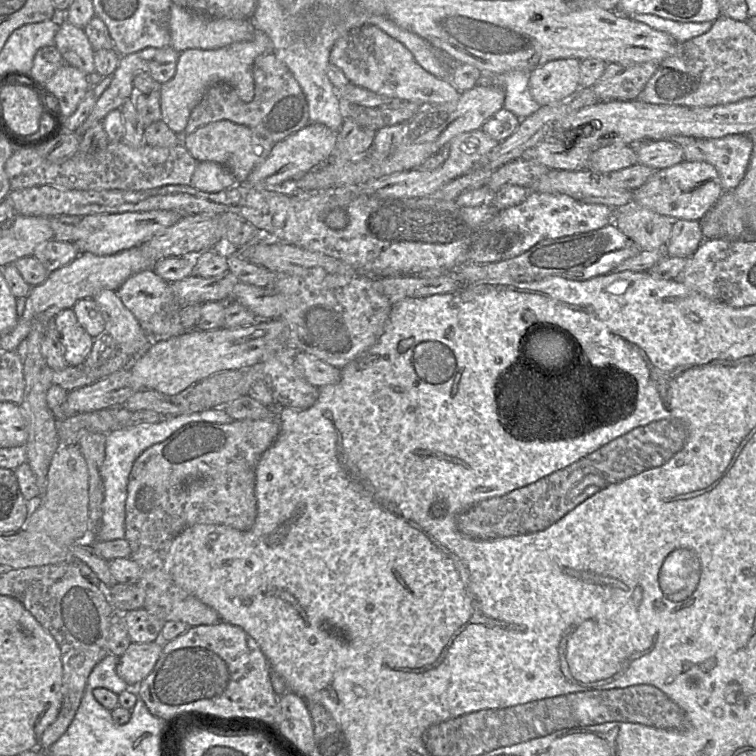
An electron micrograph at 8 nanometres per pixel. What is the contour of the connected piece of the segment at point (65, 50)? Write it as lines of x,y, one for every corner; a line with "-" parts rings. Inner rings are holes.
64,20
55,35
55,46
66,64
85,75
95,71
94,50
83,29

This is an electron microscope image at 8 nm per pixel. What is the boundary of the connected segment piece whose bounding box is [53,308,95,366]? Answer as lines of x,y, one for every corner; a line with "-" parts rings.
72,308
62,310
53,318
68,365
80,366
91,352
93,338
79,323

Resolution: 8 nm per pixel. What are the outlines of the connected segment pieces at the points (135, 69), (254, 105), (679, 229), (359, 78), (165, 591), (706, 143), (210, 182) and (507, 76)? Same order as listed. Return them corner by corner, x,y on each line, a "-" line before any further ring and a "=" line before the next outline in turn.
168,46
164,48
148,47
141,51
121,56
118,66
112,74
112,81
109,87
98,98
92,112
76,132
82,137
89,128
102,122
110,111
120,109
128,98
133,98
135,95
133,79
136,74
146,72
158,84
164,84
172,79
176,73
179,54
180,52
177,52
171,46
=
267,52
256,58
253,64
254,96
250,102
243,102
228,84
212,84
198,105
192,110
184,135
209,123
228,120
244,125
261,136
278,142
295,133
309,123
308,103
305,94
289,70
274,52
=
677,219
673,222
665,253
671,257
688,258
703,241
704,237
698,220
=
365,24
339,38
330,51
330,63
343,71
350,83
390,98
421,104
455,102
460,93
449,79
440,79
423,69
412,53
380,28
=
276,418
260,420
234,420
230,423
216,423
208,421
195,421
182,426
163,442
157,443
146,449
134,462
127,486
127,498
125,503
125,538
131,547
130,558
141,569
141,578
137,583
146,593
143,608
150,614
164,621
183,621
190,626
211,625
220,622
219,614
210,606
204,604
195,596
182,589
166,570
166,557
172,541
183,530
196,524
218,524
235,528
240,531
249,530
257,516
257,499
255,495
256,467
261,455
274,443
280,426
=
749,134
694,138
689,143
679,145
684,160
707,162
718,170
723,191
731,191
741,182
755,149
=
198,162
191,179
191,185
205,192
218,192
232,187
236,179
225,166
213,162
=
514,70
490,76
493,83
505,91
504,107
519,119
530,116
541,107
531,96
529,72

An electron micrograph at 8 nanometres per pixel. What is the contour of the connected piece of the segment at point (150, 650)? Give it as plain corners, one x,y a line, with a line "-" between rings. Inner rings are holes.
132,642
120,656
117,674
130,687
137,686
154,669
163,650
163,642

